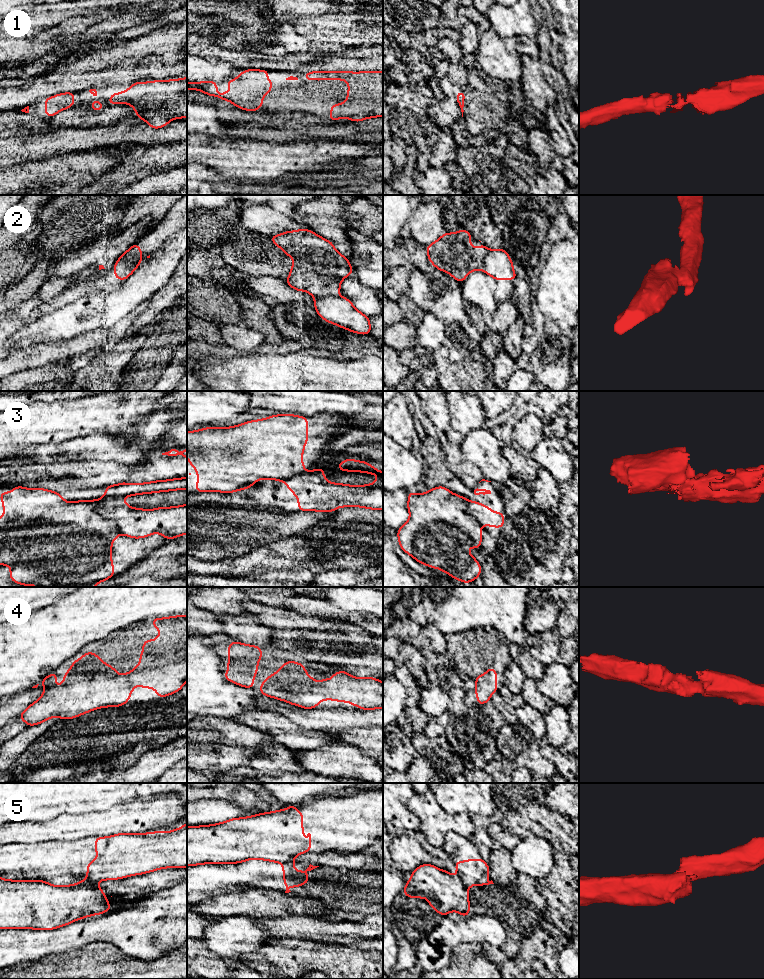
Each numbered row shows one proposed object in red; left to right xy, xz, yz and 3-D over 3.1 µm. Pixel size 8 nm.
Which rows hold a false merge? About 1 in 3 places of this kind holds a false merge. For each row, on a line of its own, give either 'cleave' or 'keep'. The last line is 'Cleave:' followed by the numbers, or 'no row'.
1: keep
2: cleave
3: cleave
4: keep
5: cleave
Cleave: 2, 3, 5

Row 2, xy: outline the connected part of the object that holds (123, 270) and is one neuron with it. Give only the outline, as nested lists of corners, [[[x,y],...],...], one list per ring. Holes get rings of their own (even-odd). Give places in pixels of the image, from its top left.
[[[133,258],[125,262],[115,263],[113,266],[113,270],[115,271],[115,278],[117,280],[126,280],[137,269],[142,261],[137,258]]]

